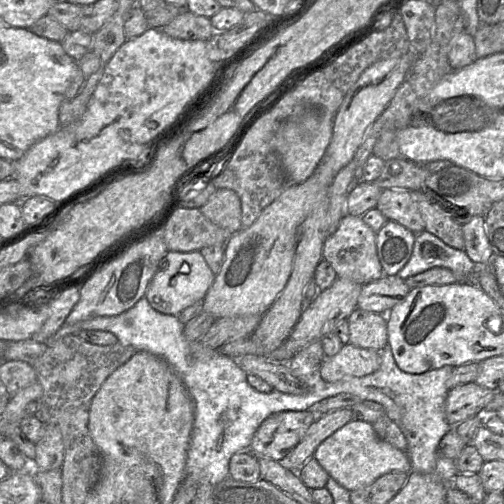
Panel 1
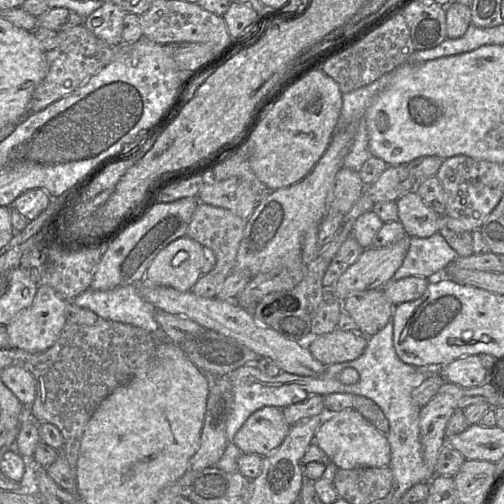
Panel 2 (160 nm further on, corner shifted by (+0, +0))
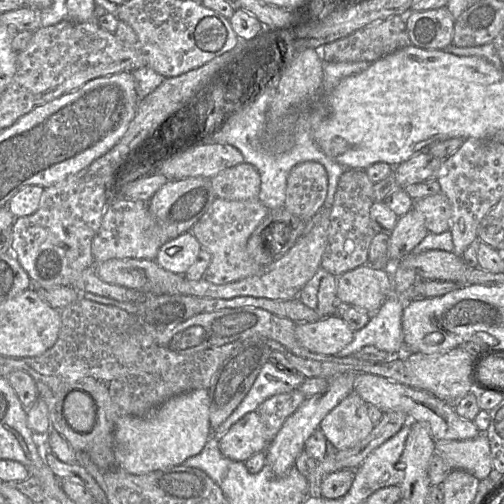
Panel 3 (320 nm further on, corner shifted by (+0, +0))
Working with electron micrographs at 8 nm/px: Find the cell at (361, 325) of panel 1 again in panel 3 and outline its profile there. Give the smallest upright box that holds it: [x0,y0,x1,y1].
[337,264,392,313]

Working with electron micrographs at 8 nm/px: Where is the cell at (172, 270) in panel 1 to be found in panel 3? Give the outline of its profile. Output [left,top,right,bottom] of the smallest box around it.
[155,231,200,275]

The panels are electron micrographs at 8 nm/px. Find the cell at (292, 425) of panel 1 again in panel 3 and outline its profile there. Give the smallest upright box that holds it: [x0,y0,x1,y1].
[219,411,270,462]

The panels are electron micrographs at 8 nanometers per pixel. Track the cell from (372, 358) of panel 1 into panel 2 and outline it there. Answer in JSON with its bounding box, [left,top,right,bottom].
[309,327,367,366]

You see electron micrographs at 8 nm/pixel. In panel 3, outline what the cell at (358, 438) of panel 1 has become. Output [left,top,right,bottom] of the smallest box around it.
[320,392,374,450]

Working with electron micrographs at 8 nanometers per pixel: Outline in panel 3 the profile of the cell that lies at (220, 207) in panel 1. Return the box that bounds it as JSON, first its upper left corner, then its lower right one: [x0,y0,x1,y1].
[210,163,260,201]

